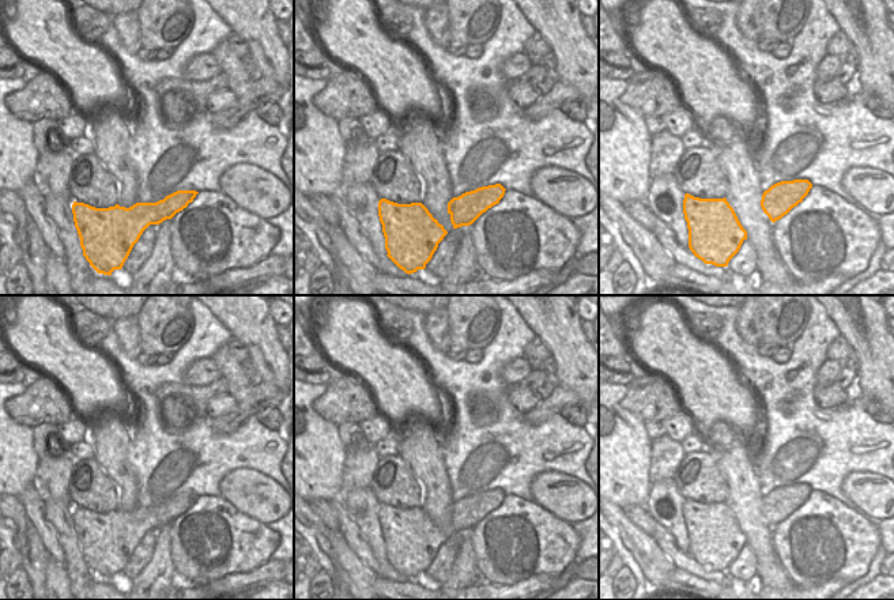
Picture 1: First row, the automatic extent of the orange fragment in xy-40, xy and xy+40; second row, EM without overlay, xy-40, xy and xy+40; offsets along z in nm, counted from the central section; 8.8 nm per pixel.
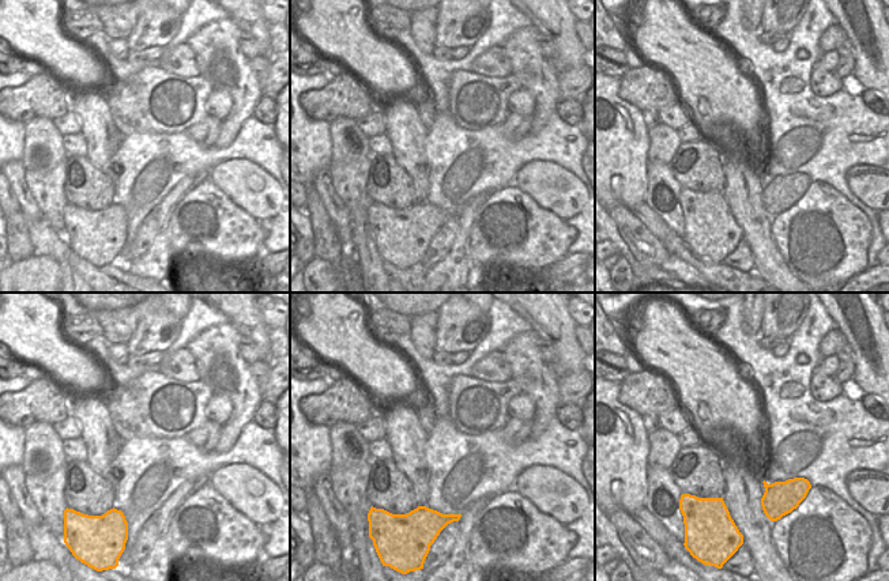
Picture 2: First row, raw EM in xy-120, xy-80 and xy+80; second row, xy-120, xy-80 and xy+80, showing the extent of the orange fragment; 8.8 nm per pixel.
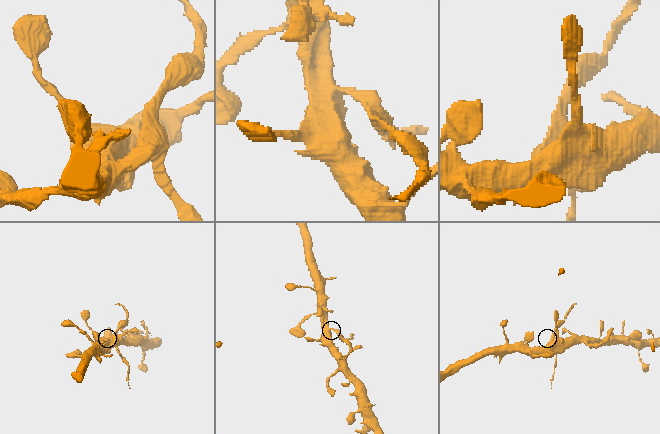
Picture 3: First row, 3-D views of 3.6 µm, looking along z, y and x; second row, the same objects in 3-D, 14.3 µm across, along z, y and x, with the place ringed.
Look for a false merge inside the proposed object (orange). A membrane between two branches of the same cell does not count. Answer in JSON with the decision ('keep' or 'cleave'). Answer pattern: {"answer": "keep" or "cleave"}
{"answer": "cleave"}

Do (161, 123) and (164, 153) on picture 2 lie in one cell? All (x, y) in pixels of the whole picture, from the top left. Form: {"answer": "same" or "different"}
{"answer": "different"}

